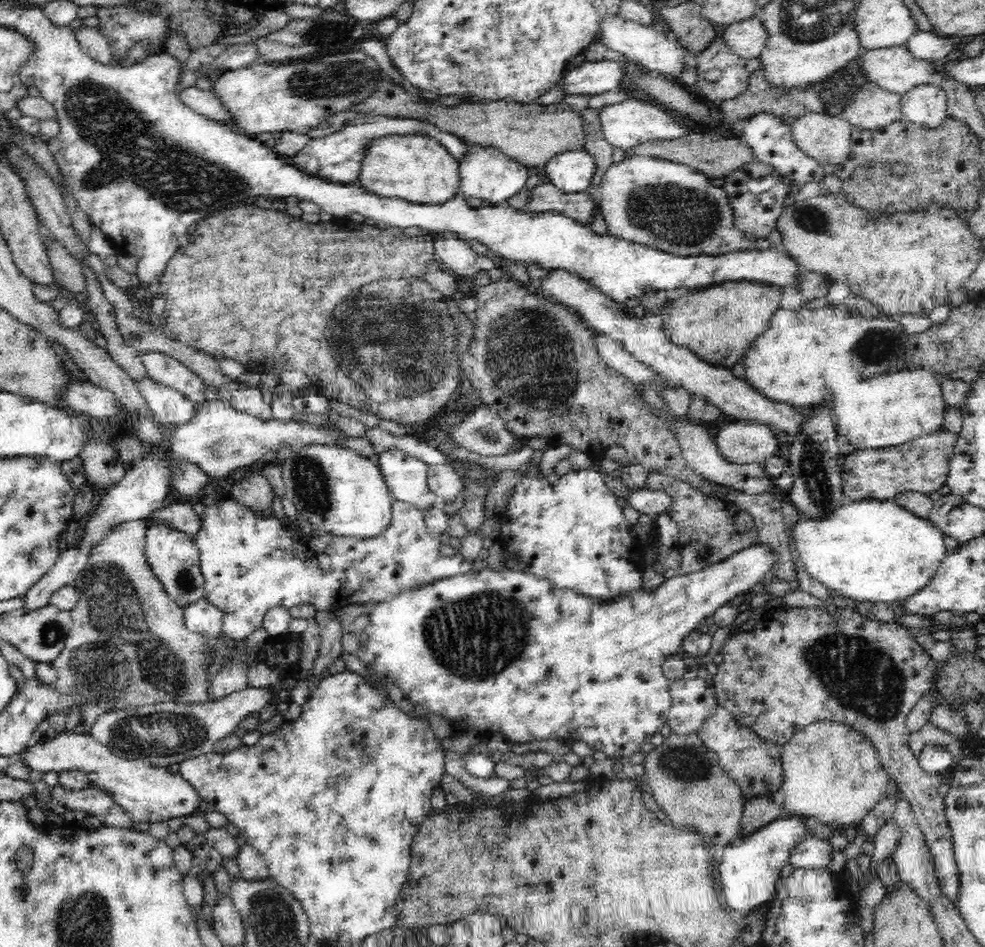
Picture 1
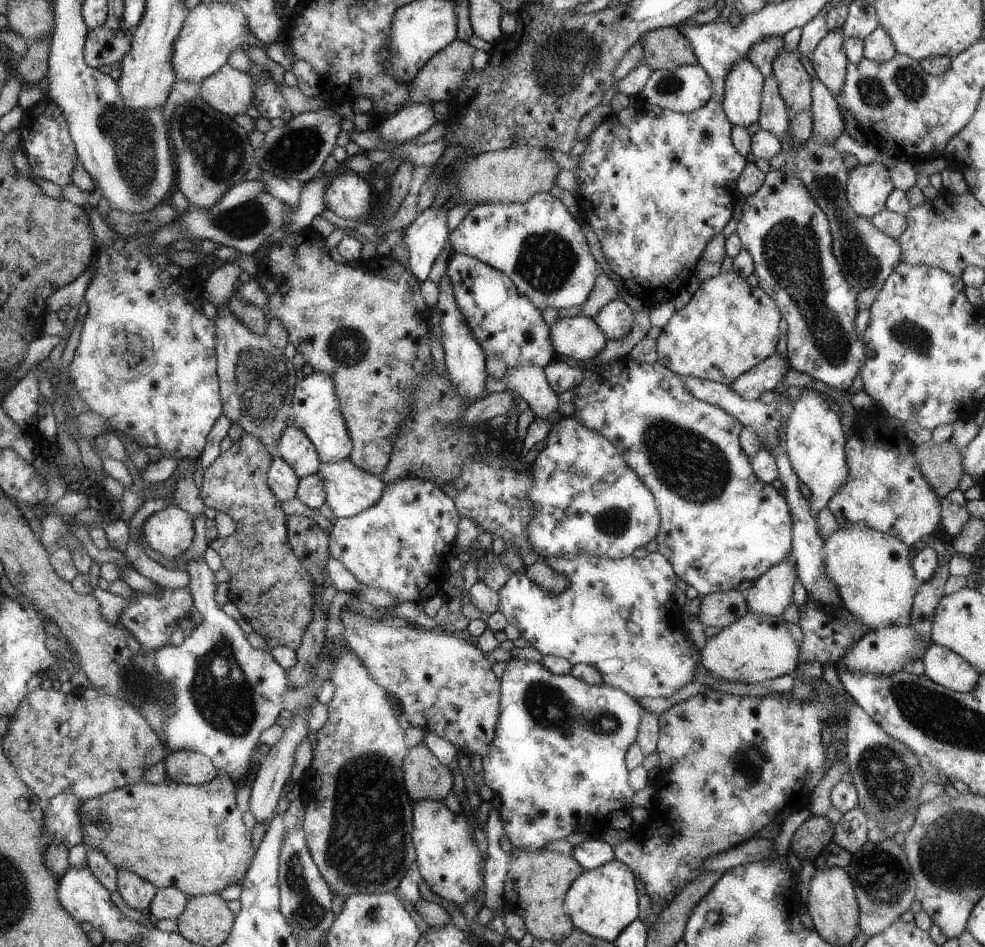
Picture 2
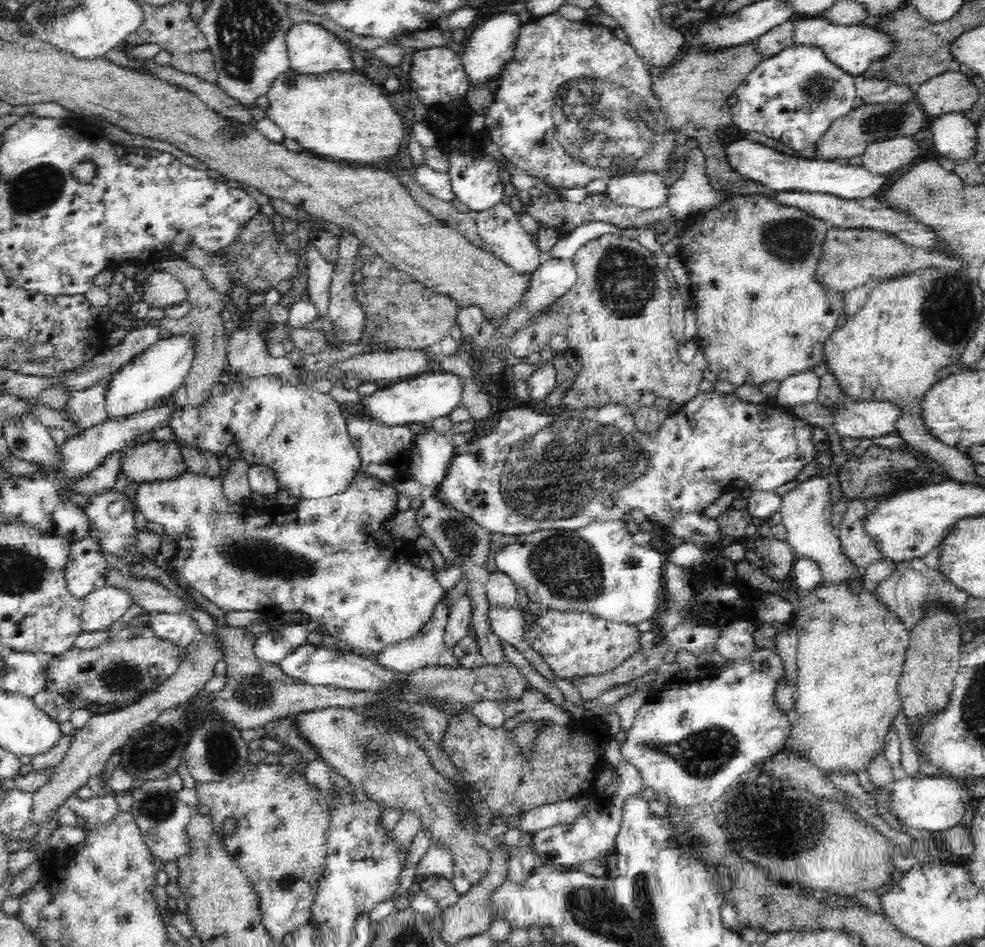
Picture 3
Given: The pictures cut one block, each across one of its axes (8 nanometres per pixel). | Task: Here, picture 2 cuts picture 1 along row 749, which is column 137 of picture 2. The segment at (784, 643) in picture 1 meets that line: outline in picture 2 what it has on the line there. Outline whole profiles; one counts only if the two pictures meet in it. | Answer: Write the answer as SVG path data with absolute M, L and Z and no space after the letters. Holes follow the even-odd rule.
M117 869L117 890L122 900L138 912L147 913L153 898L157 896L157 886L129 870Z

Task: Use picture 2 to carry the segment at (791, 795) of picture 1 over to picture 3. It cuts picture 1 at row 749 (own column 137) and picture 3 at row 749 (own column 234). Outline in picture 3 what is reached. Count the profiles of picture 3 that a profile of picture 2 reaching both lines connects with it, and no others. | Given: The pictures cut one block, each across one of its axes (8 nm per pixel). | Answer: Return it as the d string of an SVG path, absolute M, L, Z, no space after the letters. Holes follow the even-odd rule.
M823 580L819 585L816 585L813 591L799 599L795 612L797 612L795 614L795 629L799 640L796 653L797 682L795 698L798 718L790 726L790 736L786 738L786 750L796 750L796 752L802 750L802 754L806 758L810 758L808 761L814 762L822 770L840 770L840 772L850 772L850 774L858 772L858 770L866 770L866 766L876 755L884 753L884 744L886 744L884 737L890 728L890 723L900 710L898 683L900 676L902 676L902 666L904 658L906 658L911 632L902 624L896 613L886 609L886 605L876 599L871 585L866 581L864 586L855 588L851 584L826 584Z

